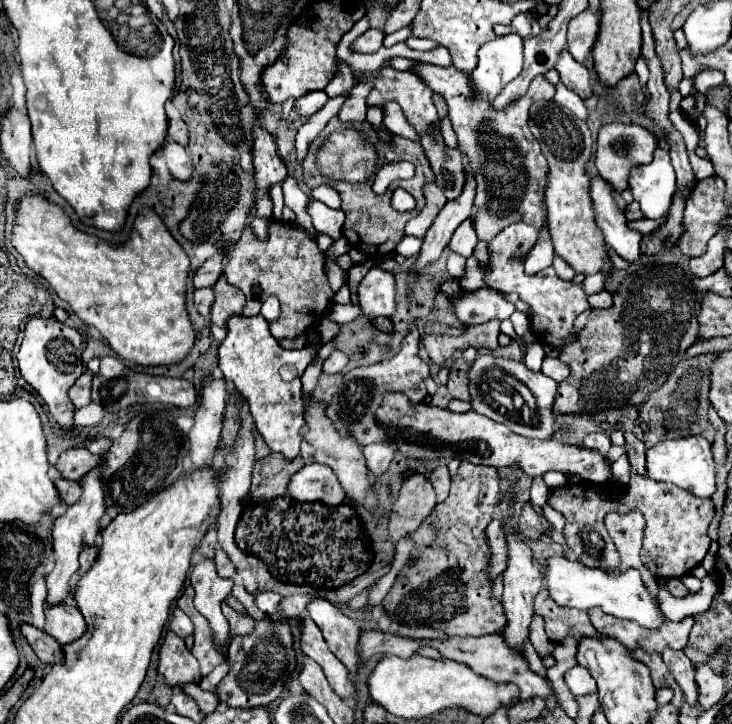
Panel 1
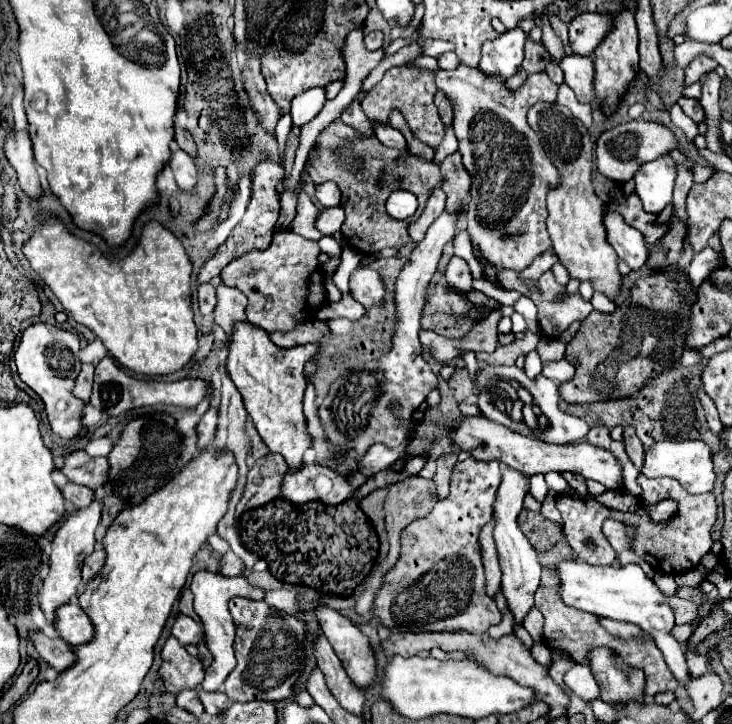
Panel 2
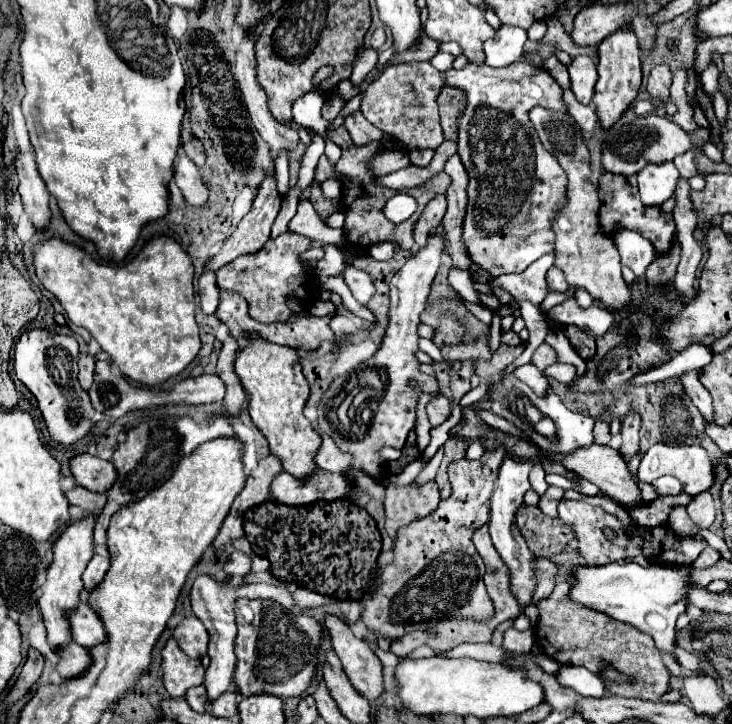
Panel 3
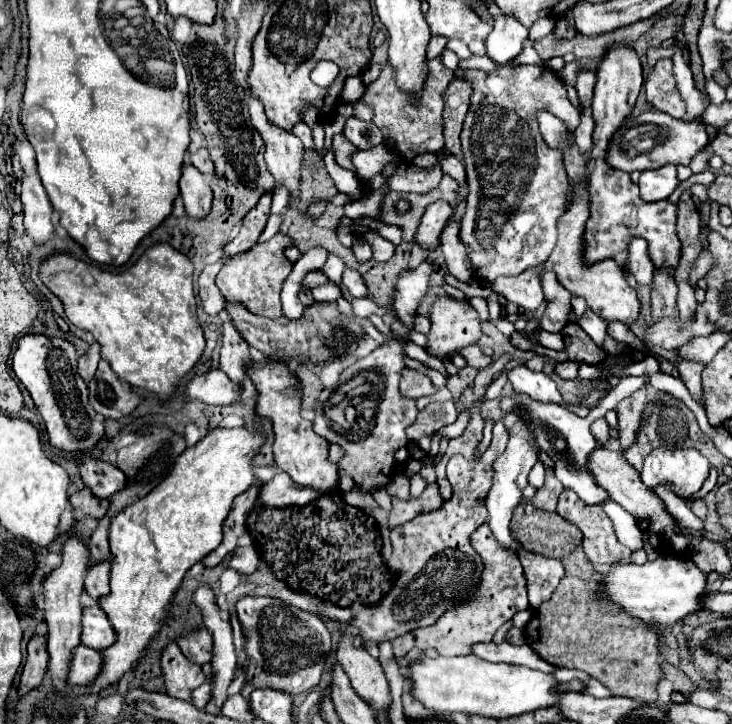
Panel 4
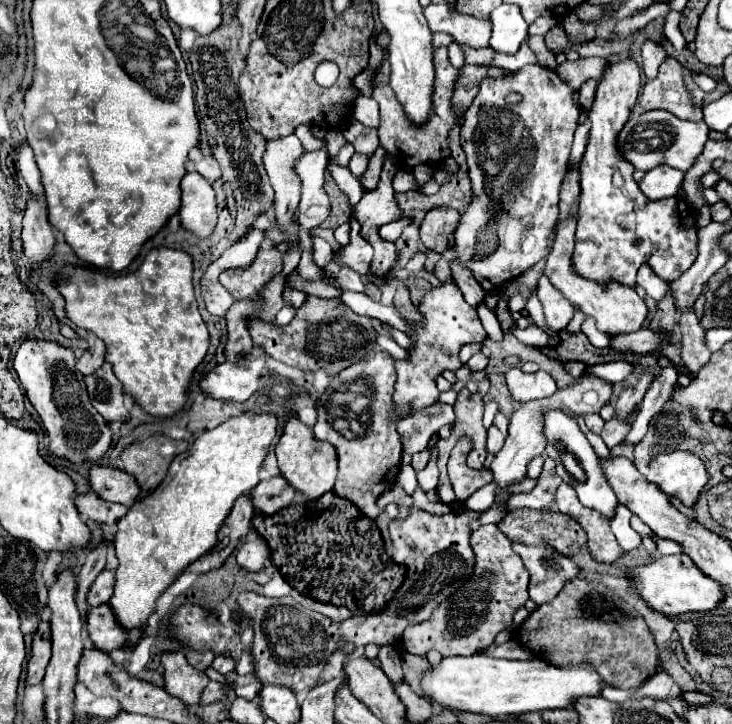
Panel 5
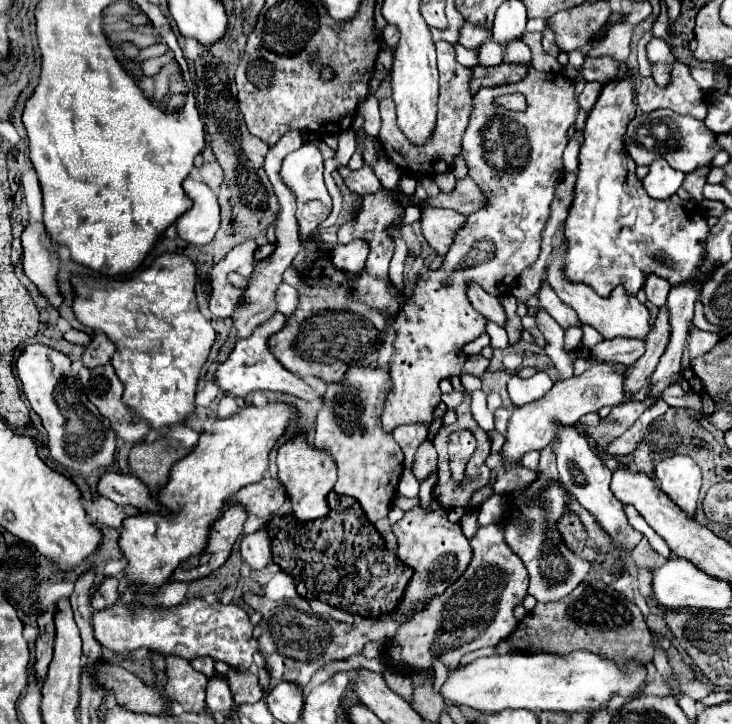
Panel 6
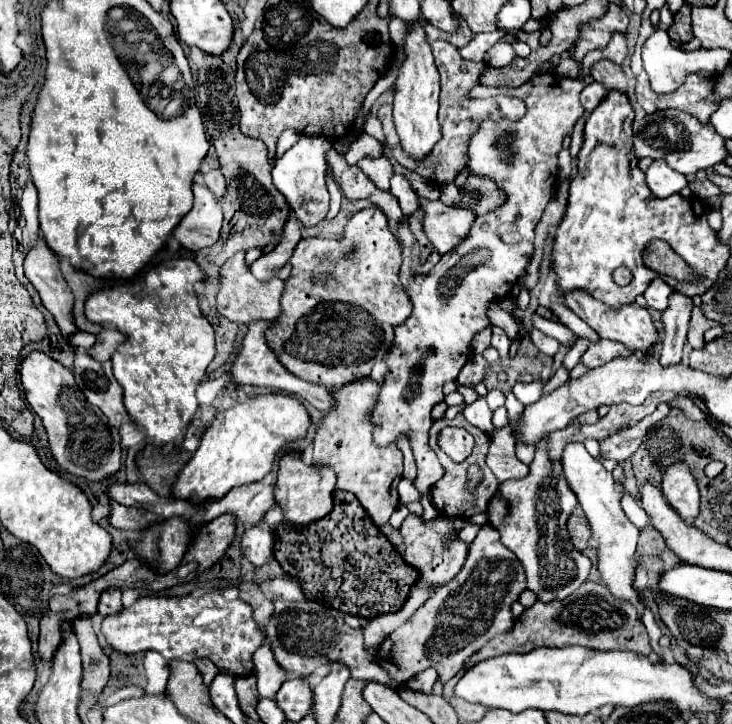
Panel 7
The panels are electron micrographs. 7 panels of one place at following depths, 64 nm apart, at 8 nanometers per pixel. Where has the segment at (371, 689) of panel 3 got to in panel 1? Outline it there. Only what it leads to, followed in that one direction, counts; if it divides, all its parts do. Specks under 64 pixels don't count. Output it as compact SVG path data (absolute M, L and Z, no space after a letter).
M318 596L308 602L306 612L322 630L332 654L336 654L348 670L356 670L360 666L360 660L356 660L356 642L360 636L356 622L352 618L346 618L334 604Z

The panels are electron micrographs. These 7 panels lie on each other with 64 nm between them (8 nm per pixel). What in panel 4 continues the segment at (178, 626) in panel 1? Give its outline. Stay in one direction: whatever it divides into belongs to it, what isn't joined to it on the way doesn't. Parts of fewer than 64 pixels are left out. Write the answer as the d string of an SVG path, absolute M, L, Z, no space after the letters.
M204 626L194 628L186 636L178 636L176 644L182 650L182 654L188 660L196 662L196 664L210 662L210 658L212 658L212 636L210 636L210 632Z

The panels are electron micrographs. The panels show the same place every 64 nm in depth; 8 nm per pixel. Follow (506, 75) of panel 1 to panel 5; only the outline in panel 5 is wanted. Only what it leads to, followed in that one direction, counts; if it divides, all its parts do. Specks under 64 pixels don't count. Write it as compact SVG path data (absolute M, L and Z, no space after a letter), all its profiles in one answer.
M502 4L492 12L492 36L490 48L498 54L516 54L520 44L528 36L528 24L520 10L510 4Z

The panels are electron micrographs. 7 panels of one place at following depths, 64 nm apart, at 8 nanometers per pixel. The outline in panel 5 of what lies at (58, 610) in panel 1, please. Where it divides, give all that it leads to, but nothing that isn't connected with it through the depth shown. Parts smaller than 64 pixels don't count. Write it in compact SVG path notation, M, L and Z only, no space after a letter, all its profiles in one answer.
M108 604L90 608L88 614L86 614L86 624L84 626L86 626L86 634L88 634L88 640L92 642L92 646L102 650L102 652L122 648L126 642L136 646L144 636L144 632L140 632L140 630L124 632L118 626L116 618L112 616L112 610L110 610Z

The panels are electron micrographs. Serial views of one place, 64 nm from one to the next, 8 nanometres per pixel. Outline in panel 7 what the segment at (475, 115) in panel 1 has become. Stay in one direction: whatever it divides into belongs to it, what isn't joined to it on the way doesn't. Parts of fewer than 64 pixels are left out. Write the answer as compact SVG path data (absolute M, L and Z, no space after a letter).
M614 32L606 48L588 52L588 56L584 56L584 84L568 82L566 86L558 74L536 72L518 88L472 88L472 98L506 94L520 96L526 102L524 118L518 122L510 122L508 118L502 122L484 120L480 130L468 142L470 172L496 180L496 188L504 192L506 200L500 208L484 216L476 216L472 222L472 232L468 232L460 246L456 246L452 252L446 252L428 274L414 276L406 288L406 294L412 302L412 314L408 320L404 320L404 324L396 326L394 342L386 358L388 372L384 376L372 418L376 426L374 442L378 446L394 442L398 434L410 434L417 466L414 485L420 494L426 494L444 476L444 468L440 466L438 456L428 446L428 430L432 426L430 412L434 404L444 400L442 384L456 380L458 372L472 356L470 340L490 326L486 304L490 300L508 296L518 276L530 264L530 258L534 256L534 230L552 198L554 184L558 180L558 154L562 150L562 140L572 132L576 120L584 114L584 108L578 100L582 88L588 82L594 82L588 76L588 70L602 58L622 64L628 54L628 48L624 46L626 34Z

